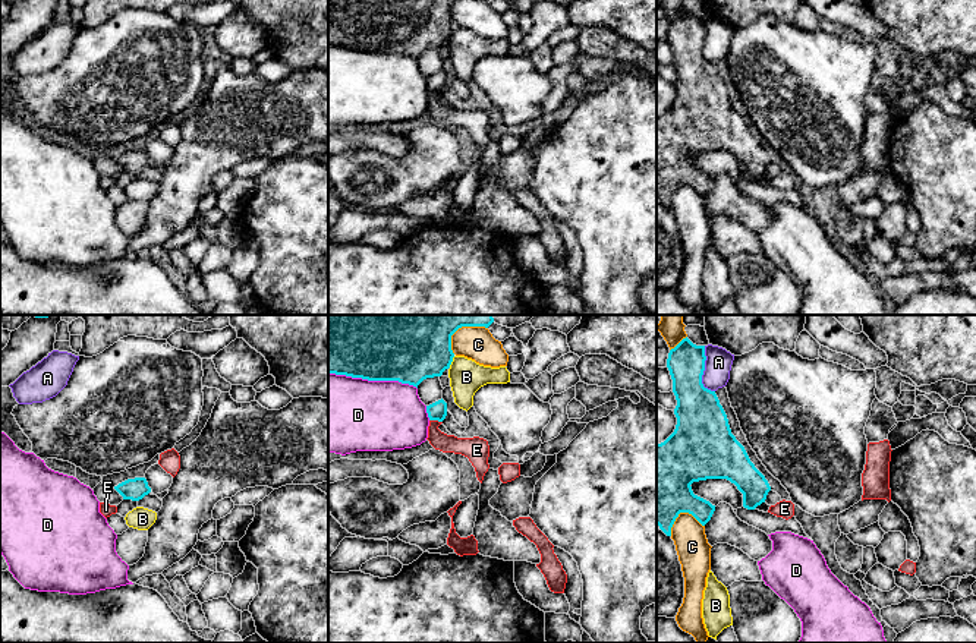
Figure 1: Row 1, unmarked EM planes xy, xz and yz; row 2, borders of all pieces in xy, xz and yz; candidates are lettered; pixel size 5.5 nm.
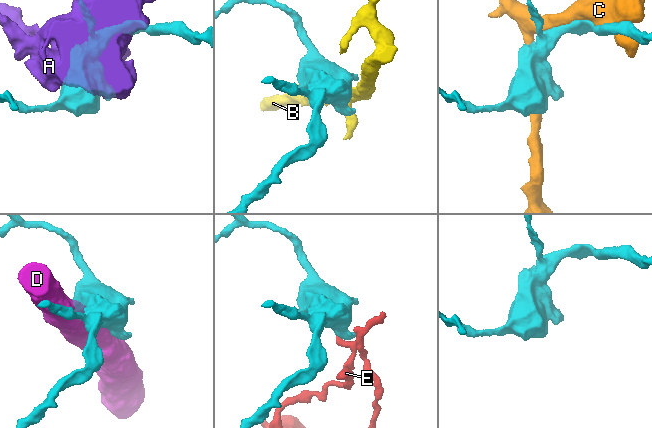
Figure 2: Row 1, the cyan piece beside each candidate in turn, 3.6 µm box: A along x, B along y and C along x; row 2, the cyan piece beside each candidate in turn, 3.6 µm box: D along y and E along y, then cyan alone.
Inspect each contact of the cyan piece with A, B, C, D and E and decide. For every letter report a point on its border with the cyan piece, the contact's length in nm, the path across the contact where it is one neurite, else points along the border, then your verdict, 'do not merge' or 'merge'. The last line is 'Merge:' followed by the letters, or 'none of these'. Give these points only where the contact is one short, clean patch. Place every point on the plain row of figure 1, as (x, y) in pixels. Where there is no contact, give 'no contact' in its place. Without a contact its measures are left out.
A: yz (704, 41) | 260 nm | do not merge
B: xz (452, 32) | 70 nm | do not merge
C: yz (680, 183) | 200 nm | do not merge
D: xz (372, 51) | 500 nm | do not merge
E: xz (435, 91) | 70 nm | along xz (430, 91), (441, 94) | do not merge
Merge: none of these

